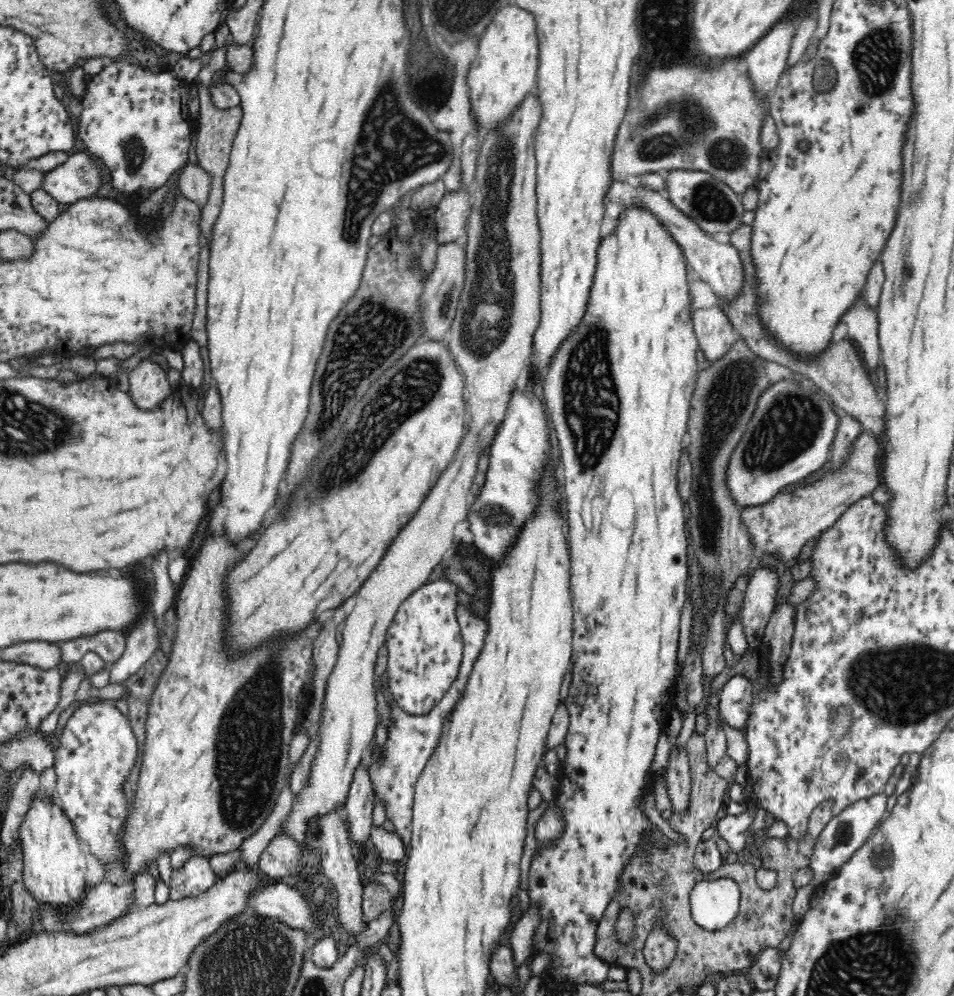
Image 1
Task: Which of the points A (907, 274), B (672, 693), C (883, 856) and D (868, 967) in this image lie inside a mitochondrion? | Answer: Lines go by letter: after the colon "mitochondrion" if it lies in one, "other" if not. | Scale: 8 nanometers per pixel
A: mitochondrion
B: other
C: mitochondrion
D: mitochondrion

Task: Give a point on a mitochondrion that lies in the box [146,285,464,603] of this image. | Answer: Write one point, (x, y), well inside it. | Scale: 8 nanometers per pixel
(408, 391)

